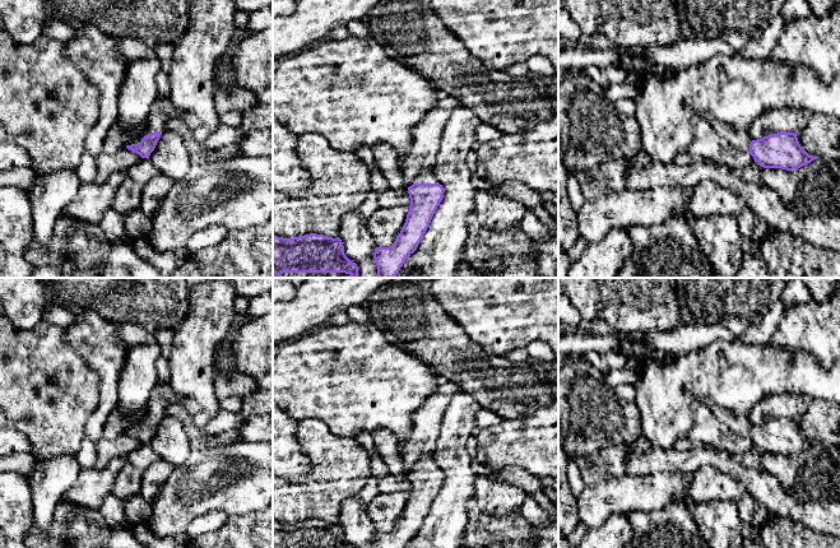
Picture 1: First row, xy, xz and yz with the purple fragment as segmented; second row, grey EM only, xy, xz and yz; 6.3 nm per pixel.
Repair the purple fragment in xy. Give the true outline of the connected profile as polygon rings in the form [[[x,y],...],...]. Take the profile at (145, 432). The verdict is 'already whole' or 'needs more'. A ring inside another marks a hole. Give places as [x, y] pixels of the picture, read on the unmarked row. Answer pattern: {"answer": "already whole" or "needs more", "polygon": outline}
{"answer": "needs more", "polygon": [[[159,382],[149,395],[149,401],[143,410],[141,418],[129,426],[127,435],[139,440],[141,443],[149,443],[154,436],[162,417],[166,415],[166,408],[171,403],[180,403],[181,395],[177,394],[170,382]]]}

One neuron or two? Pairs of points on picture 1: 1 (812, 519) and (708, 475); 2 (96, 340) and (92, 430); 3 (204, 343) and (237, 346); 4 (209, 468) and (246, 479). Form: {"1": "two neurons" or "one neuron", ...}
{"1": "two neurons", "2": "one neuron", "3": "two neurons", "4": "one neuron"}

